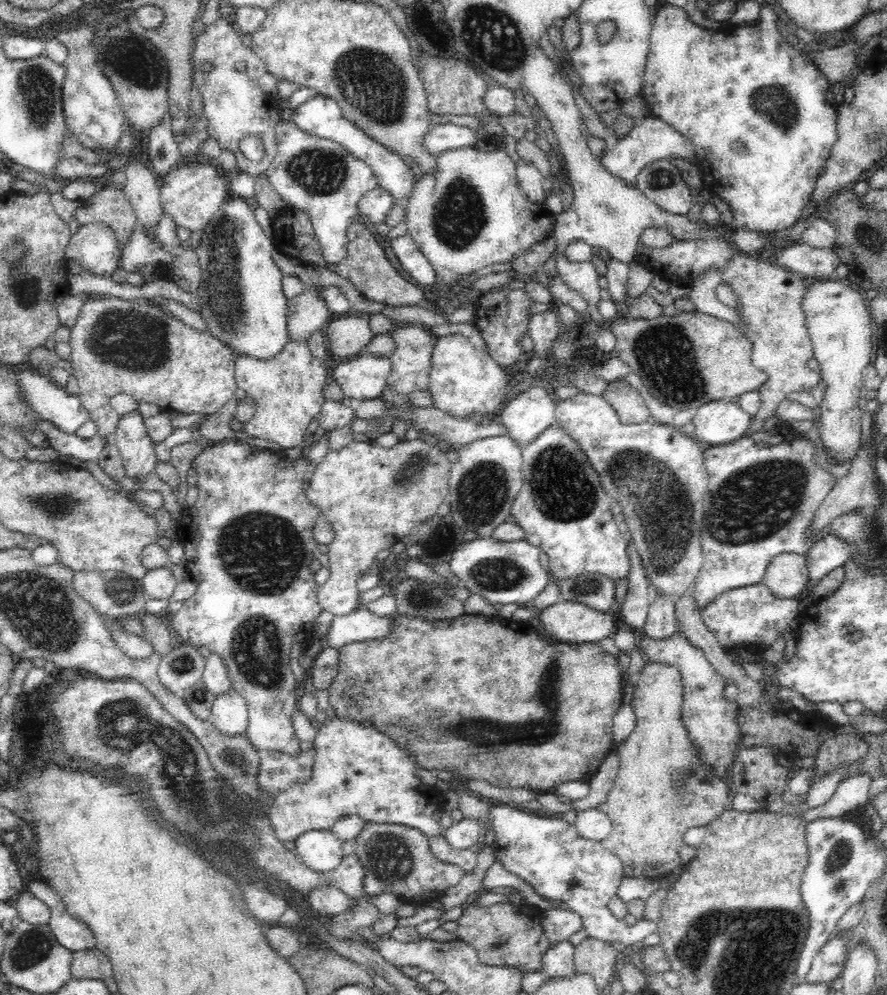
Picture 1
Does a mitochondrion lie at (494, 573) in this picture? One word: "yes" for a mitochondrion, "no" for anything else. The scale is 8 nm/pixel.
yes

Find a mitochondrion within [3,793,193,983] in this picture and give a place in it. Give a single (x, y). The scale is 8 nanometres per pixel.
(32, 947)

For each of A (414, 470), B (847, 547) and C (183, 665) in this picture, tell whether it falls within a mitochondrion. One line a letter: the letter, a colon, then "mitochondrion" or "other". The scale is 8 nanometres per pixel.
A: mitochondrion
B: other
C: mitochondrion

